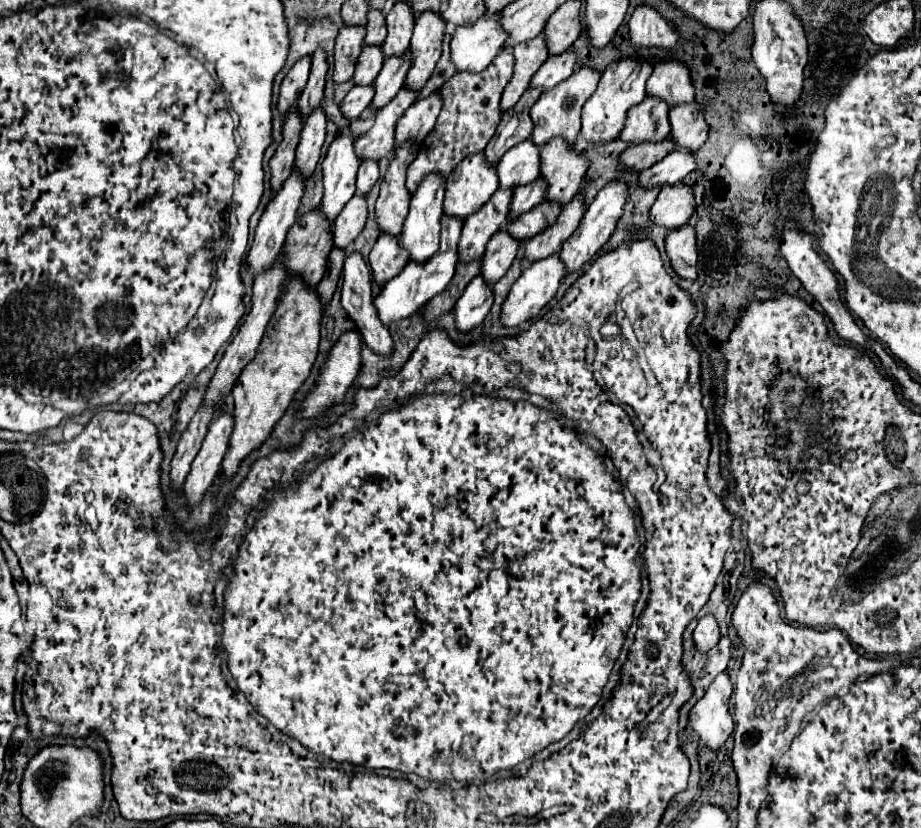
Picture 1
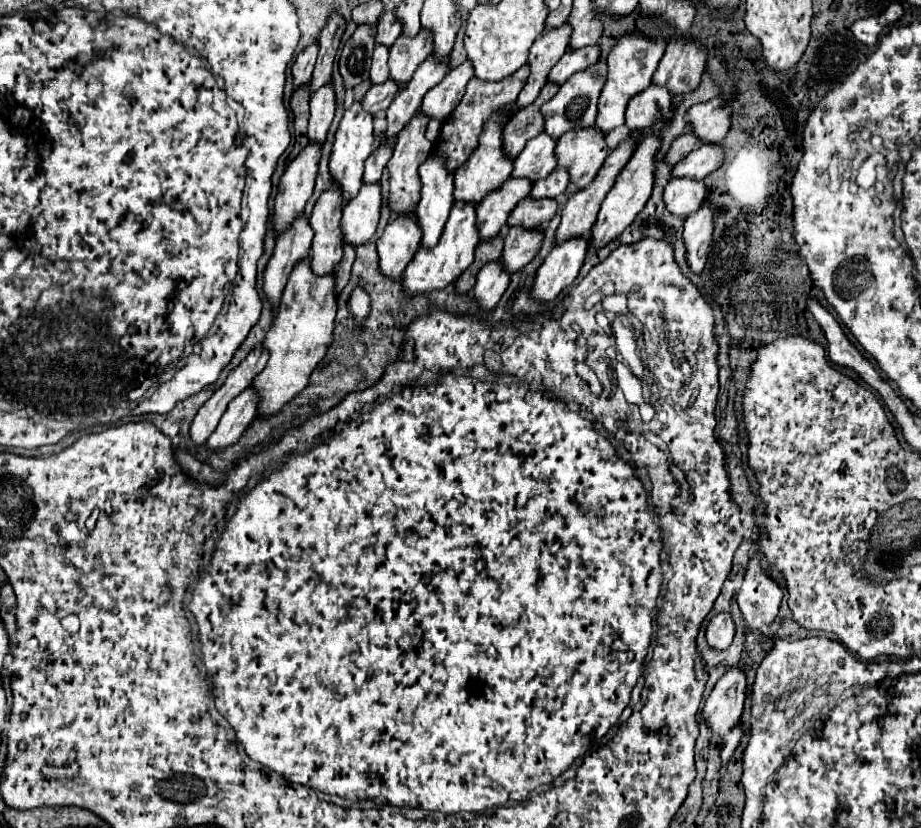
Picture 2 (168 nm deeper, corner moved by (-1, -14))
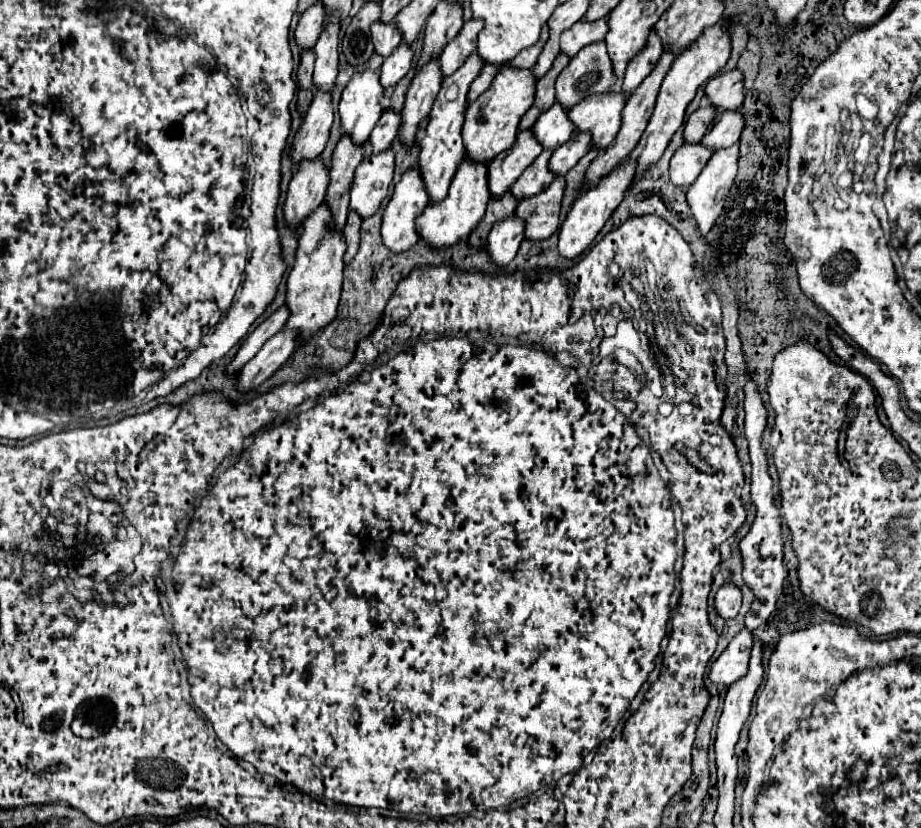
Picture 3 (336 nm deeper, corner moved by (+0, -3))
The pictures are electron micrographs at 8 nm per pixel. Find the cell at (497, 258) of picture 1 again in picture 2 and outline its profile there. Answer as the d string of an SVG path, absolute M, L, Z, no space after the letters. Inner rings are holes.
M509 228L507 236L503 238L503 256L501 264L507 274L519 272L527 266L541 246L541 232L539 230L519 230Z

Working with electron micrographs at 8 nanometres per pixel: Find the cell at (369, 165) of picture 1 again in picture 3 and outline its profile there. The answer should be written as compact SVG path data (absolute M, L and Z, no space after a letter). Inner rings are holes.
M390 109L384 111L380 121L376 123L372 135L370 135L372 151L378 153L378 151L384 151L386 147L390 147L390 143L394 141L396 133L398 133L398 127L400 127L400 115L390 111Z

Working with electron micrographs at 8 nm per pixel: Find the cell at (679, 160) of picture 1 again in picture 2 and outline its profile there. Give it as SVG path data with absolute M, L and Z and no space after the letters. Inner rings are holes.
M701 144L691 154L687 154L687 158L683 158L679 164L675 164L675 168L671 170L671 178L695 178L695 180L703 180L721 162L723 162L721 146Z

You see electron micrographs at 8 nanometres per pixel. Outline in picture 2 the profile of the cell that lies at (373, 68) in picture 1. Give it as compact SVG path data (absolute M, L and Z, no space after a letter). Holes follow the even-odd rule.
M375 46L373 64L371 64L371 72L369 72L371 84L381 84L381 82L387 82L387 80L389 80L387 58L389 58L389 48L385 48L385 46Z

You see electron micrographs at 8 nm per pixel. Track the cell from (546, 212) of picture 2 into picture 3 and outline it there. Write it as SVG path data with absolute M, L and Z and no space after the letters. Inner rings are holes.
M544 149L538 155L538 159L534 159L534 163L514 183L514 187L510 187L510 191L514 193L516 199L524 199L524 197L530 197L530 195L538 195L540 191L544 191L550 185L550 181L554 179L552 171L548 169L550 157L552 157L552 149Z

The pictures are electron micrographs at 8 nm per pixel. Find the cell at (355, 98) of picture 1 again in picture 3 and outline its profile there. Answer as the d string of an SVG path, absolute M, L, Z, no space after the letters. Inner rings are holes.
M400 43L392 55L386 57L384 65L380 67L380 83L382 87L392 87L396 85L412 67L412 57L414 57L414 51L408 43Z

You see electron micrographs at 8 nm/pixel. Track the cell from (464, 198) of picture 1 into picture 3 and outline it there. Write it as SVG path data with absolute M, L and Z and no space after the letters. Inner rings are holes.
M500 65L500 71L494 75L492 85L474 103L470 103L466 111L466 121L462 131L466 155L470 159L488 163L500 151L512 147L518 133L518 123L526 113L526 109L530 109L530 105L534 103L534 95L536 95L536 77L532 69Z

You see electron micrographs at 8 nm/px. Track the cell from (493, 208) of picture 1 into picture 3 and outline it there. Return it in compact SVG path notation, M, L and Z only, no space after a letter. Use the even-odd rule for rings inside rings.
M520 131L516 137L516 143L496 155L496 159L490 161L488 165L488 183L490 183L490 193L494 197L500 197L506 193L512 183L524 173L526 167L542 153L542 145L536 139L534 131Z

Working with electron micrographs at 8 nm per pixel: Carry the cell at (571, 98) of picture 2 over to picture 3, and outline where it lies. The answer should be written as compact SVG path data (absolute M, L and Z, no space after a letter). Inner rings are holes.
M596 41L578 51L578 55L574 55L568 67L558 75L556 99L570 109L594 93L610 91L610 87L616 83L618 79L614 75L606 43Z

